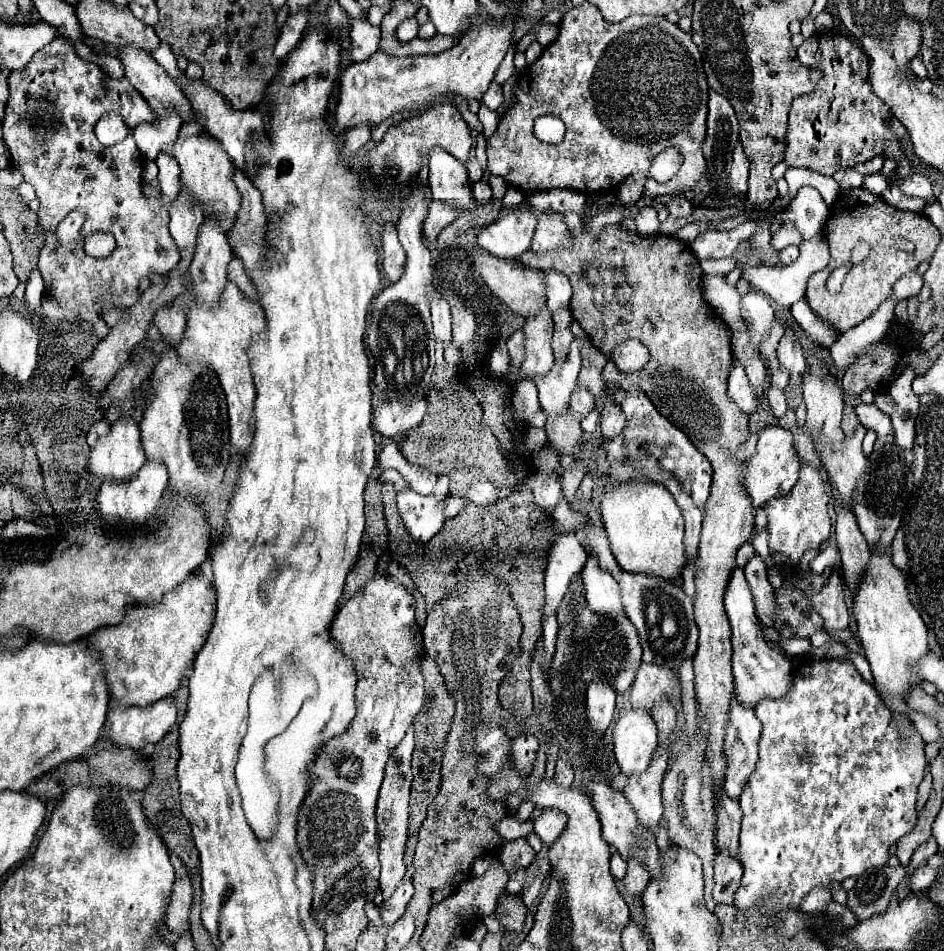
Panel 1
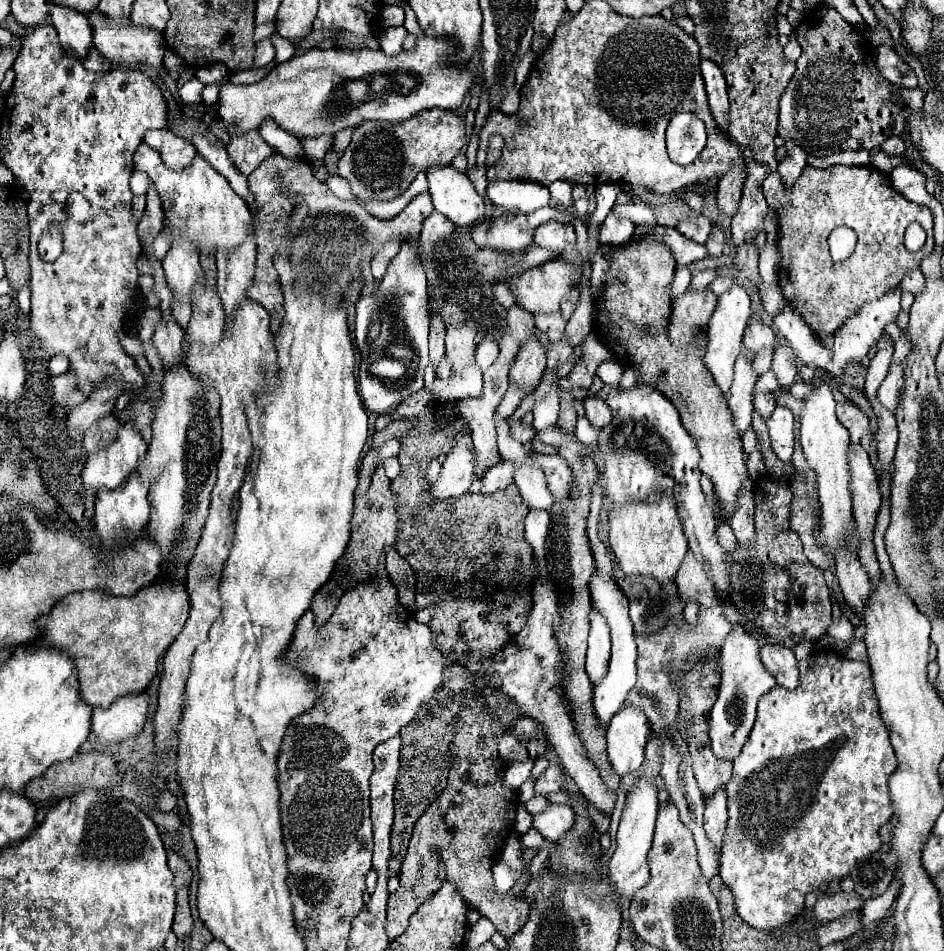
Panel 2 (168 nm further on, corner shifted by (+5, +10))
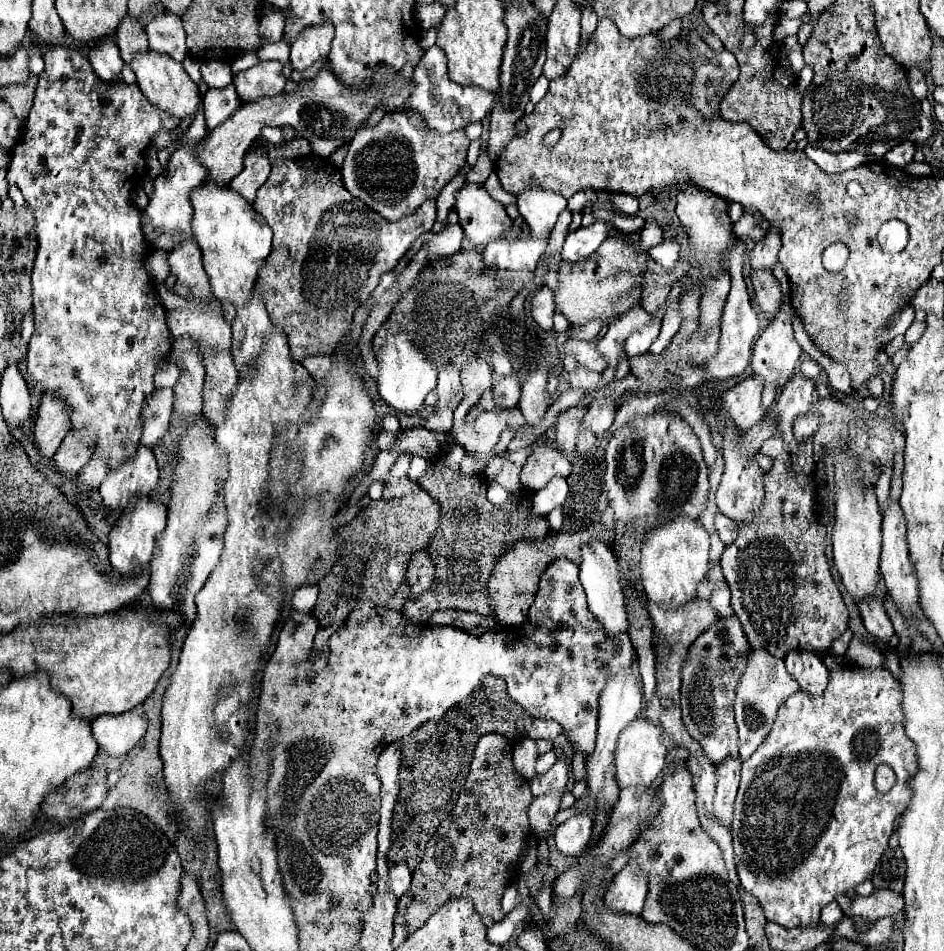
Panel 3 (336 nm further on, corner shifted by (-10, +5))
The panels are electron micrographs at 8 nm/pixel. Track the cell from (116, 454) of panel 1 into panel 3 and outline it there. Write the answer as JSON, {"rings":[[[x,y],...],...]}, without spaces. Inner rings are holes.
{"rings":[[[139,445],[135,455],[109,471],[101,483],[101,497],[109,509],[127,509],[131,499],[149,495],[159,481],[157,461],[151,447]]]}

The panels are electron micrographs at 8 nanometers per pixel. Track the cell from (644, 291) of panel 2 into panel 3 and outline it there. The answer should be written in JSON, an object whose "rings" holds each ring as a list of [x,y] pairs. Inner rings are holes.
{"rings":[[[653,259],[647,261],[647,271],[643,273],[643,293],[641,293],[641,307],[655,315],[657,311],[663,311],[671,287],[683,279],[689,271],[689,261],[679,259],[673,271],[665,271],[661,265],[657,265]]]}

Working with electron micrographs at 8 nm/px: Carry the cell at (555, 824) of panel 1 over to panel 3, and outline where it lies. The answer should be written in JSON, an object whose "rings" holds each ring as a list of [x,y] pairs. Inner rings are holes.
{"rings":[[[587,813],[573,815],[565,823],[561,823],[555,831],[557,849],[569,857],[581,855],[591,839],[591,827],[593,827],[593,821]]]}

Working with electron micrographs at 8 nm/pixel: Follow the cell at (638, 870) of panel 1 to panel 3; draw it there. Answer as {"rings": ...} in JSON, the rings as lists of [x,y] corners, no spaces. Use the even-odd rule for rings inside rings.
{"rings":[[[629,863],[617,875],[605,893],[605,903],[611,911],[639,915],[647,897],[647,875]]]}

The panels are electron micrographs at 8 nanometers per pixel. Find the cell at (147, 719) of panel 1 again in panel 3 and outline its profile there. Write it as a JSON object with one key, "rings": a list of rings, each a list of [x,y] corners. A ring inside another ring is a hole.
{"rings":[[[137,711],[99,715],[95,721],[91,721],[95,741],[109,755],[127,755],[147,733],[147,725],[147,717]]]}

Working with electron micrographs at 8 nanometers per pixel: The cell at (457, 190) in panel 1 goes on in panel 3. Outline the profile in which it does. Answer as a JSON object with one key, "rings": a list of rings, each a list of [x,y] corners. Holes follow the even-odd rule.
{"rings":[[[463,185],[455,193],[455,211],[465,237],[477,247],[487,245],[511,229],[505,207],[493,201],[479,185]]]}

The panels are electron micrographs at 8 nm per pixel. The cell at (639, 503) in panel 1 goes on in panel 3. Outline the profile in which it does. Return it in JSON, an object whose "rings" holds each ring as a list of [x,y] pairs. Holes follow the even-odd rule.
{"rings":[[[677,517],[645,535],[641,543],[641,581],[647,599],[669,609],[691,601],[697,595],[697,585],[707,575],[709,535],[697,519]]]}

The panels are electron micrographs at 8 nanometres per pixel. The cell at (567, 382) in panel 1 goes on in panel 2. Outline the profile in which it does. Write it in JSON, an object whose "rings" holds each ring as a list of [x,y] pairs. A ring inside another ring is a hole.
{"rings":[[[542,382],[536,388],[536,406],[534,406],[534,428],[536,432],[542,432],[546,428],[556,426],[558,422],[558,384],[546,384]]]}

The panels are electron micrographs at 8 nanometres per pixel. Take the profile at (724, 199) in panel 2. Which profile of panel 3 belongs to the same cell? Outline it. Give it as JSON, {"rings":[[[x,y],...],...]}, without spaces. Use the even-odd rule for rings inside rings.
{"rings":[[[743,211],[741,219],[737,223],[733,223],[733,233],[737,237],[747,237],[753,241],[759,241],[765,233],[767,233],[769,225],[765,217],[759,217],[759,213],[747,213]]]}

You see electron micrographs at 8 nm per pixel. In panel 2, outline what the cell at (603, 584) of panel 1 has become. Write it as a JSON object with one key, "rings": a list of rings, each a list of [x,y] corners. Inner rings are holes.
{"rings":[[[596,572],[590,580],[590,596],[592,596],[592,606],[598,612],[604,612],[604,618],[608,620],[608,626],[612,630],[612,656],[608,662],[608,672],[594,686],[594,692],[592,692],[594,714],[602,726],[608,726],[608,722],[624,706],[628,692],[636,684],[636,642],[632,632],[632,620],[628,616],[628,598],[624,596],[624,592],[614,582],[606,582],[604,576]]]}

